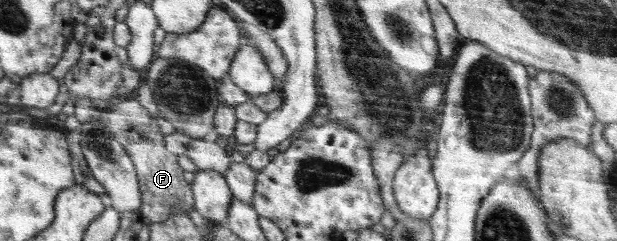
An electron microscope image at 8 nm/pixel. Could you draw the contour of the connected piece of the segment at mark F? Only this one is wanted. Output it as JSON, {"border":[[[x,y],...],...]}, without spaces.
{"border":[[[76,97],[75,115],[81,124],[100,120],[108,124],[127,149],[128,155],[131,157],[134,167],[137,169],[140,187],[143,191],[143,208],[140,212],[146,216],[152,223],[165,222],[174,210],[182,210],[187,215],[190,214],[194,207],[194,196],[192,188],[185,179],[183,179],[183,168],[177,162],[178,155],[167,150],[164,145],[164,134],[161,133],[156,119],[150,112],[141,106],[141,103],[135,99],[127,99],[121,102],[113,110],[101,111],[92,106],[92,102],[88,97]]]}

